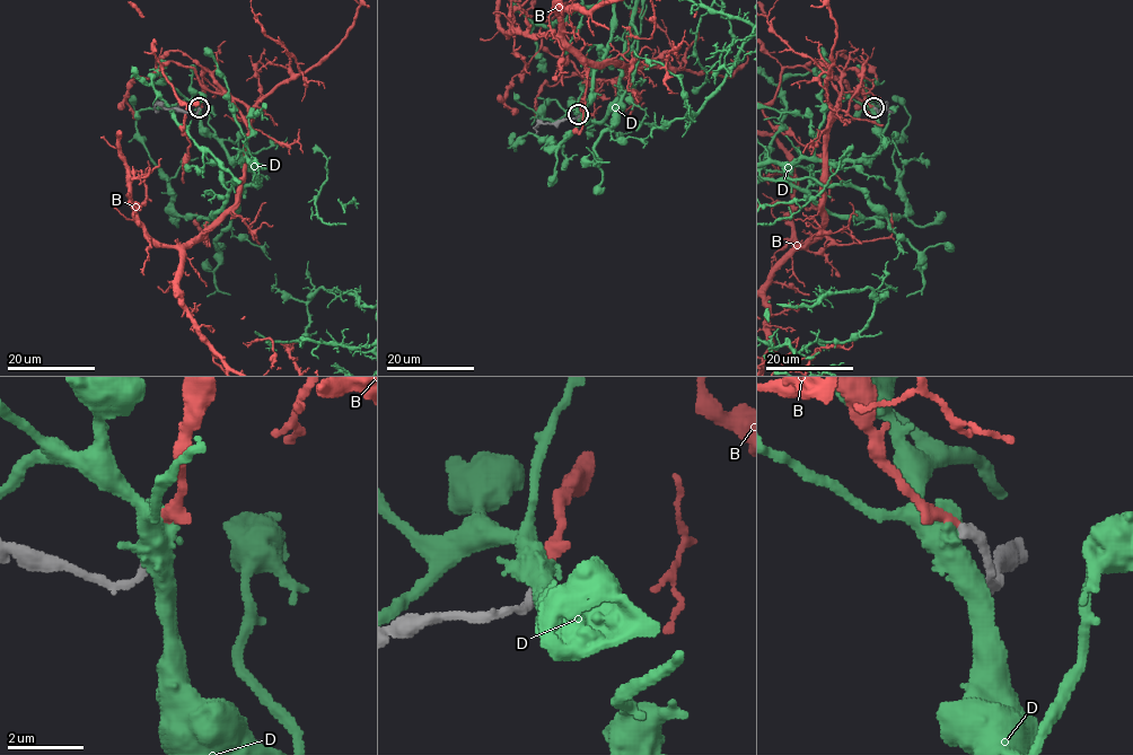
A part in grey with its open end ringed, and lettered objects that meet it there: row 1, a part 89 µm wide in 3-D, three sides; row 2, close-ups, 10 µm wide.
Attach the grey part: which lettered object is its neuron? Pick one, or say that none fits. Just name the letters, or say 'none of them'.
B

